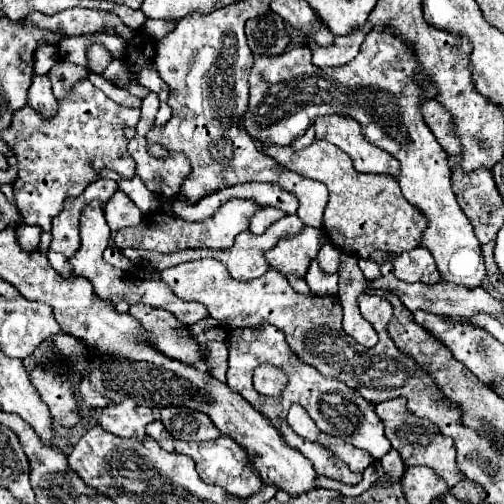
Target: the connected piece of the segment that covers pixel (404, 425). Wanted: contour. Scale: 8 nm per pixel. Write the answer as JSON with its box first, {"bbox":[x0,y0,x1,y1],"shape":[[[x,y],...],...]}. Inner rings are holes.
{"bbox":[376,397,466,487],"shape":[[[404,397],[388,399],[388,401],[378,403],[376,405],[376,413],[378,413],[378,417],[382,419],[382,423],[386,427],[388,441],[402,455],[406,467],[426,465],[426,467],[434,469],[434,473],[438,473],[438,477],[442,477],[446,481],[446,485],[450,485],[450,487],[454,487],[458,481],[466,479],[460,473],[458,465],[456,465],[456,449],[454,449],[452,437],[444,437],[440,433],[440,429],[436,429],[436,425],[432,421],[420,419],[414,413],[410,413],[408,407],[406,407],[406,399]]]}

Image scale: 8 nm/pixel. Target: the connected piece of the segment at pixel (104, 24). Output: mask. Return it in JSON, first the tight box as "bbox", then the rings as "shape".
{"bbox":[26,9,134,41],"shape":[[[66,9],[50,17],[42,13],[32,13],[30,17],[26,17],[26,21],[30,21],[32,25],[38,25],[50,31],[62,31],[66,37],[96,33],[100,29],[114,29],[120,37],[130,41],[130,37],[134,37],[134,31],[128,29],[118,19],[120,17],[116,17],[114,13],[96,11],[96,9]]]}

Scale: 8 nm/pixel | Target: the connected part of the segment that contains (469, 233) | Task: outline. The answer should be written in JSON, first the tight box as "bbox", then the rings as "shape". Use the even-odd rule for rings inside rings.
{"bbox":[244,29,486,289],"shape":[[[372,29],[360,47],[360,53],[354,57],[354,61],[346,65],[318,69],[316,65],[312,65],[310,57],[312,53],[308,47],[294,47],[282,55],[260,57],[254,61],[250,71],[250,105],[248,113],[244,115],[244,129],[252,135],[252,139],[260,143],[270,141],[274,145],[290,145],[294,139],[306,133],[306,129],[314,123],[316,117],[336,113],[356,119],[362,125],[362,135],[366,135],[372,145],[384,149],[400,161],[398,183],[402,195],[428,219],[428,229],[422,235],[420,245],[426,247],[436,259],[442,279],[448,283],[460,283],[468,289],[478,287],[486,277],[480,243],[466,215],[460,211],[456,195],[452,193],[448,155],[442,151],[440,143],[434,139],[430,127],[422,117],[420,103],[422,99],[434,99],[434,93],[426,93],[424,89],[418,89],[418,85],[414,85],[414,77],[410,77],[410,73],[414,73],[414,53],[406,49],[406,41],[402,41],[402,37],[386,33],[384,29]]]}

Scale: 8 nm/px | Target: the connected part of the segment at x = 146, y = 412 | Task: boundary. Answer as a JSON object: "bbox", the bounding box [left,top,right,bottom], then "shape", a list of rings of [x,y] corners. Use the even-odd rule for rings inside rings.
{"bbox":[96,399,154,441],"shape":[[[126,399],[120,405],[110,403],[104,409],[96,409],[96,417],[98,417],[98,425],[102,425],[114,435],[134,437],[138,441],[144,441],[146,439],[144,429],[150,421],[154,421],[154,411]]]}

